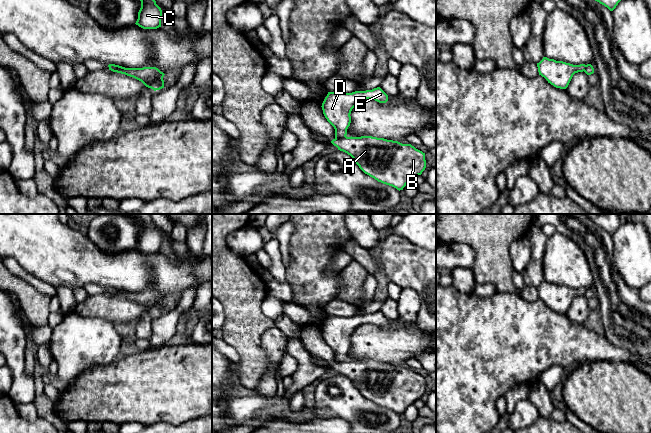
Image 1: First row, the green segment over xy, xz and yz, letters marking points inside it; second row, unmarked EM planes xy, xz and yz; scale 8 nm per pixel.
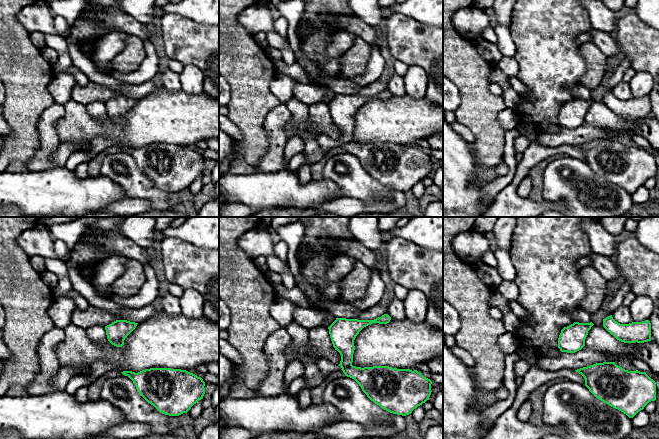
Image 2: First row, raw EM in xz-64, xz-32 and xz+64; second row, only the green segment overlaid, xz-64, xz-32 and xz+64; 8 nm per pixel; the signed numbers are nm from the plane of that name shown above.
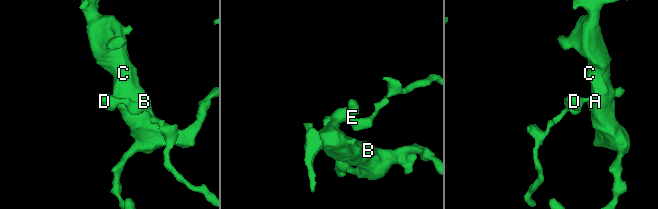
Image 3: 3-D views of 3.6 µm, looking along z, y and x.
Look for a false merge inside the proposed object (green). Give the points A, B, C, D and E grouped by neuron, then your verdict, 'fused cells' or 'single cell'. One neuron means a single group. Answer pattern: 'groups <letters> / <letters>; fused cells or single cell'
groups A B C / D E; fused cells

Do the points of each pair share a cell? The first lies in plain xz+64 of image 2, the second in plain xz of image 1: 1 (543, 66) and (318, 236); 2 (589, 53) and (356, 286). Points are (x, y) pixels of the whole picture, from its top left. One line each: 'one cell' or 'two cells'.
1: one cell
2: one cell

